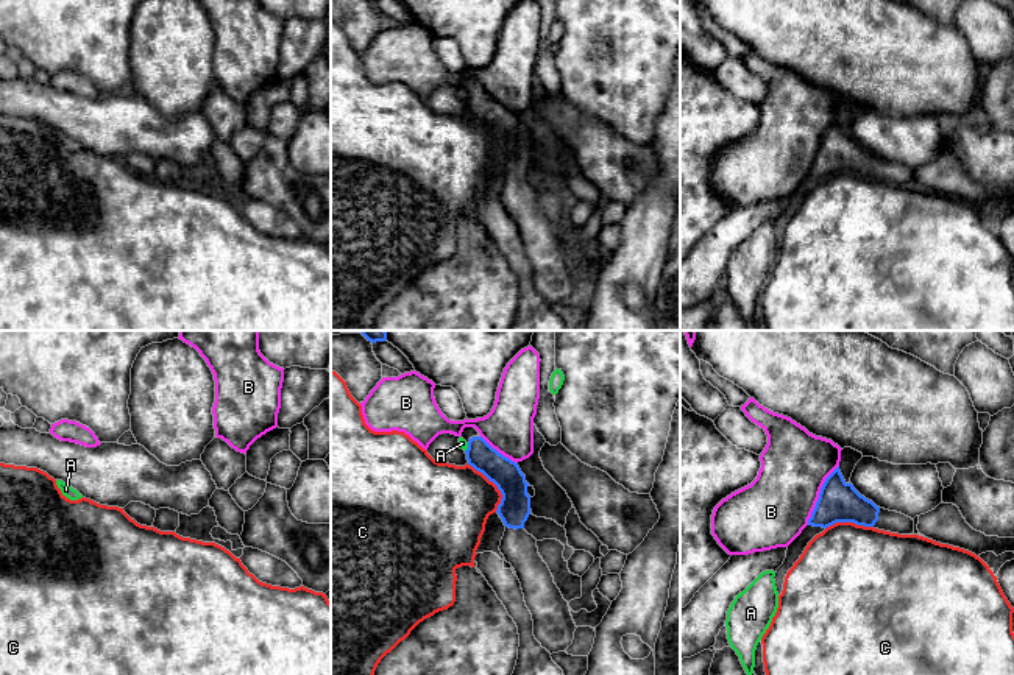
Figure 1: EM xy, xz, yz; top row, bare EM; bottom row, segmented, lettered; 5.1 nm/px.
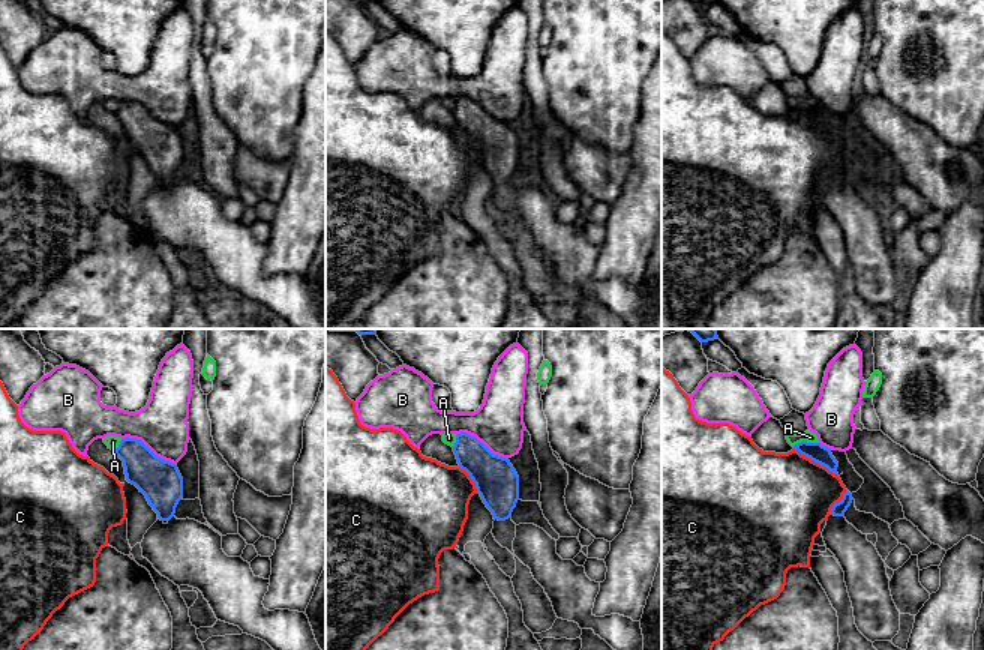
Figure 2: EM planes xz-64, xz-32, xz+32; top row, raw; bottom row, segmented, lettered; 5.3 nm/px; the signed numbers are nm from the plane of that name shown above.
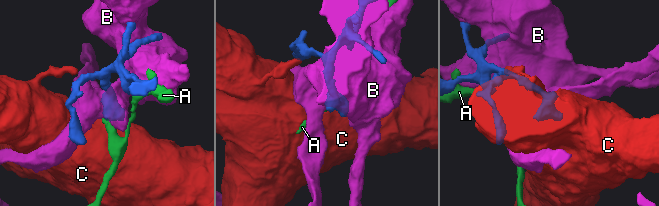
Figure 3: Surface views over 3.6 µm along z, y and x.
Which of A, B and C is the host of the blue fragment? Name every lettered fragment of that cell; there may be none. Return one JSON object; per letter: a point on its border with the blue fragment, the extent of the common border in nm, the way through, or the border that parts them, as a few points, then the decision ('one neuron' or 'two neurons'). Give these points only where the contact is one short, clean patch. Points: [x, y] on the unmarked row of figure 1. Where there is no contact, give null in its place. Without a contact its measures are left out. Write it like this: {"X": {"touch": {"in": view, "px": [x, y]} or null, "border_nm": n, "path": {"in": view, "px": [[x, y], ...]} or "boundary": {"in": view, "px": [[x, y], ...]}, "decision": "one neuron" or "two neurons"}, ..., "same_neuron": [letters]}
{"A": {"touch": {"in": "xz", "px": [468, 98]}, "border_nm": 50, "boundary": {"in": "xz", "px": [[468, 94], [465, 102]]}, "decision": "two neurons"}, "B": {"touch": {"in": "yz", "px": [819, 145]}, "border_nm": 360, "decision": "two neurons"}, "C": {"touch": {"in": "xz", "px": [495, 134]}, "border_nm": 300, "boundary": {"in": "xz", "px": [[467, 114], [481, 122], [499, 142], [501, 153], [496, 162]]}, "decision": "two neurons"}, "same_neuron": []}

